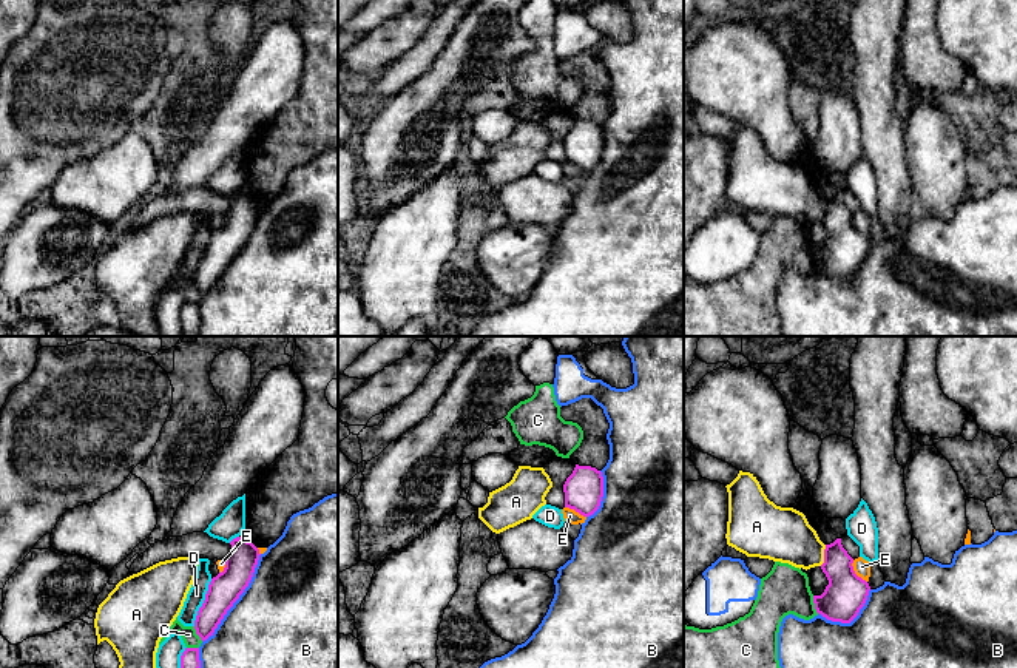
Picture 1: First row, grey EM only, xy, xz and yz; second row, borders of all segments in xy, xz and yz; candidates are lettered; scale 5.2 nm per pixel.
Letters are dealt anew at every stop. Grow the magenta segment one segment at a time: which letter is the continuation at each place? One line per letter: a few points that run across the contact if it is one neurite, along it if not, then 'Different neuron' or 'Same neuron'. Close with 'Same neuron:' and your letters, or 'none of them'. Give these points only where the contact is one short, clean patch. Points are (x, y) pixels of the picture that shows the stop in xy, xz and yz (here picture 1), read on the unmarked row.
A: Different neuron
B: Different neuron
C: Different neuron
D: Different neuron
E: Line: yz (852, 215), (852, 224), (866, 236). Different neuron
Same neuron: none of them

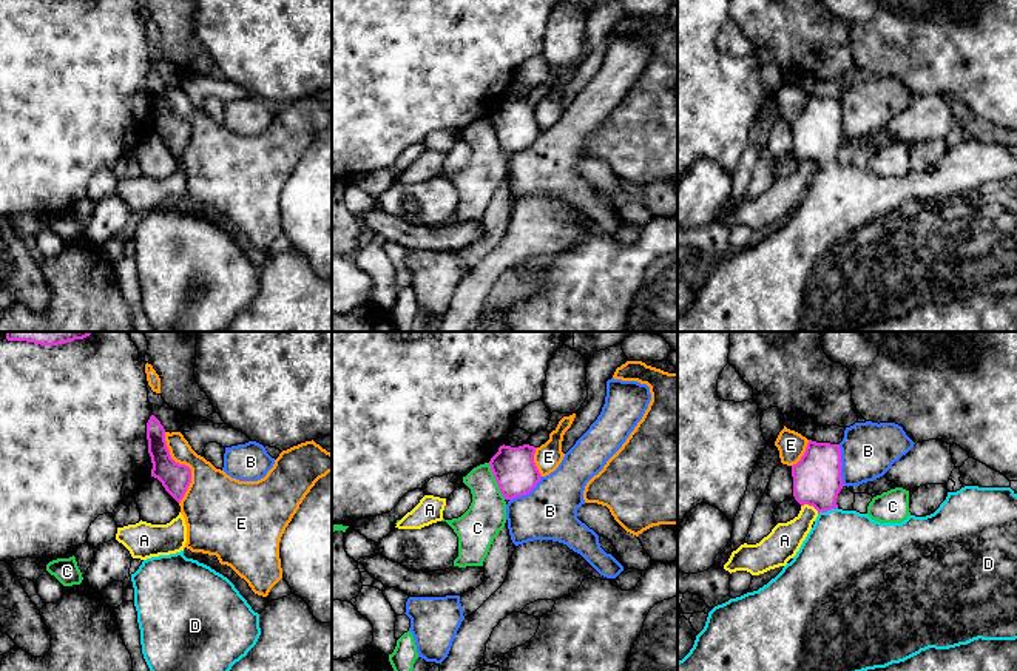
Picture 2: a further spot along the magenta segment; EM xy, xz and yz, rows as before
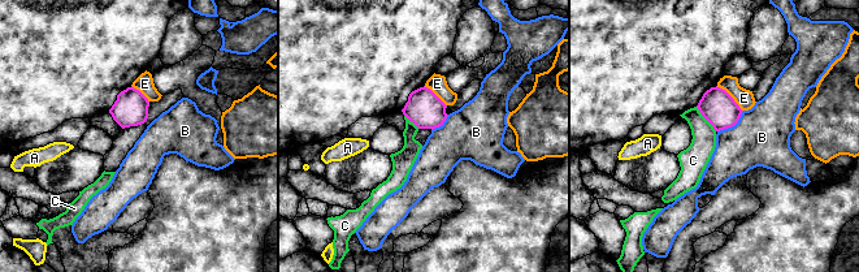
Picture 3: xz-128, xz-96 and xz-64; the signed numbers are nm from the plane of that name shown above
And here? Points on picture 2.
A: Line: yz (801, 159), (810, 159), (818, 167). Different neuron
B: Line: yz (838, 99), (841, 136), (844, 139). Different neuron
C: Line: xz (488, 118), (505, 153). Different neuron
D: Line: yz (817, 131), (827, 164), (832, 181), (846, 207). Same neuron
E: Line: xy (164, 87), (168, 108), (190, 124), (190, 139), (179, 158). Different neuron
Same neuron: D

